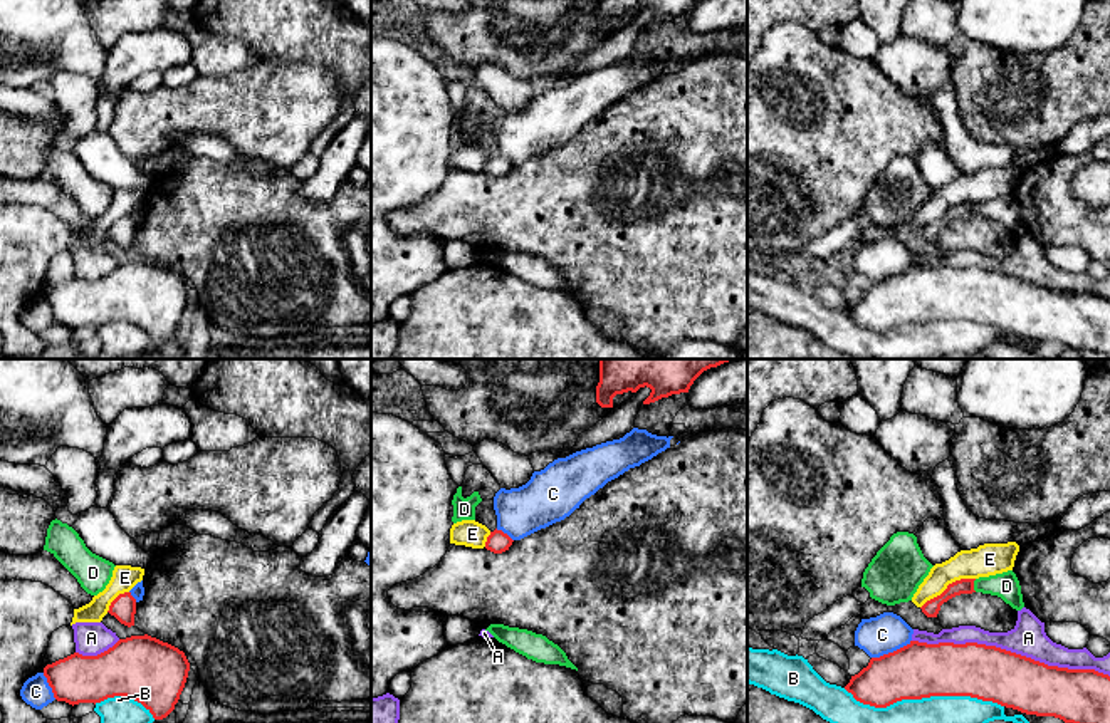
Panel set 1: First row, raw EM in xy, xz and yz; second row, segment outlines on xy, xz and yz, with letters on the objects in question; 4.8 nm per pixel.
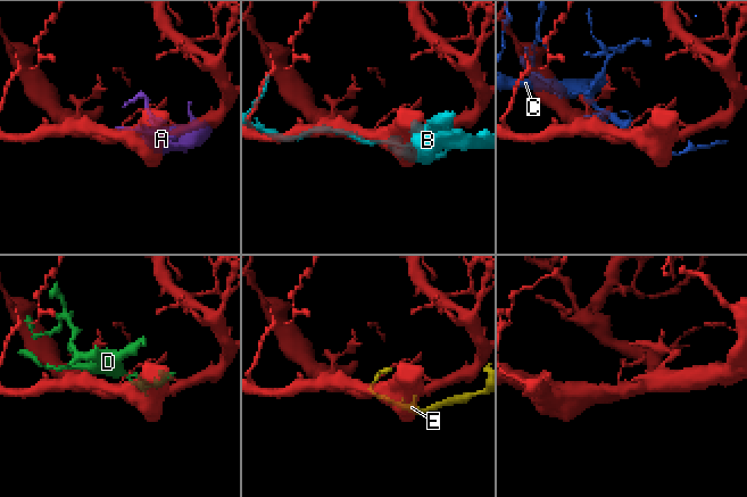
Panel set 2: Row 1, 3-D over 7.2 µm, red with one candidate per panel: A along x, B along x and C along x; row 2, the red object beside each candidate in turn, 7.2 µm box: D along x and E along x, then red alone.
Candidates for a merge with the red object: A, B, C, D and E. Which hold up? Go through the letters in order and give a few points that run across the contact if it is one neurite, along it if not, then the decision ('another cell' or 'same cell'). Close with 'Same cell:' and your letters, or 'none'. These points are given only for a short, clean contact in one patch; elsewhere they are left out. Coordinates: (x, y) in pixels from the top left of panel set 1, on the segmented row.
A: another cell
B: another cell
C: another cell
D: line yz (976, 579), (974, 591); another cell
E: another cell
Same cell: none

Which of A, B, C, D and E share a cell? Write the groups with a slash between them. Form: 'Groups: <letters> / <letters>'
Groups: A / B / C / D / E

